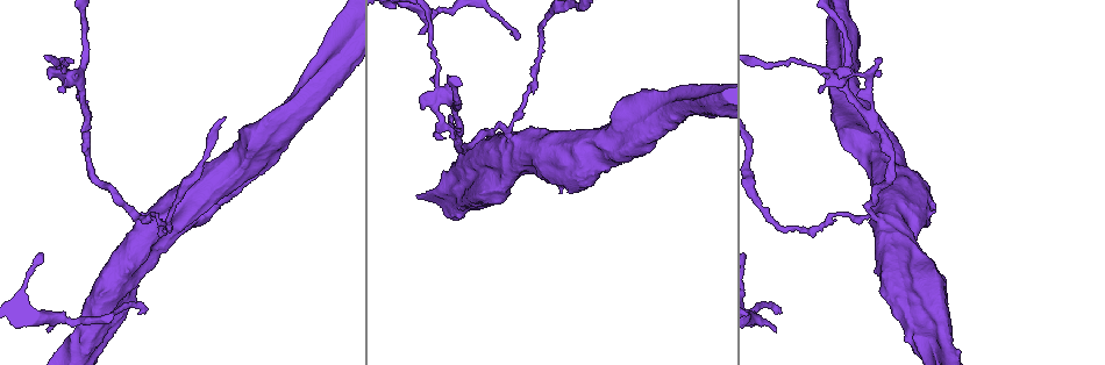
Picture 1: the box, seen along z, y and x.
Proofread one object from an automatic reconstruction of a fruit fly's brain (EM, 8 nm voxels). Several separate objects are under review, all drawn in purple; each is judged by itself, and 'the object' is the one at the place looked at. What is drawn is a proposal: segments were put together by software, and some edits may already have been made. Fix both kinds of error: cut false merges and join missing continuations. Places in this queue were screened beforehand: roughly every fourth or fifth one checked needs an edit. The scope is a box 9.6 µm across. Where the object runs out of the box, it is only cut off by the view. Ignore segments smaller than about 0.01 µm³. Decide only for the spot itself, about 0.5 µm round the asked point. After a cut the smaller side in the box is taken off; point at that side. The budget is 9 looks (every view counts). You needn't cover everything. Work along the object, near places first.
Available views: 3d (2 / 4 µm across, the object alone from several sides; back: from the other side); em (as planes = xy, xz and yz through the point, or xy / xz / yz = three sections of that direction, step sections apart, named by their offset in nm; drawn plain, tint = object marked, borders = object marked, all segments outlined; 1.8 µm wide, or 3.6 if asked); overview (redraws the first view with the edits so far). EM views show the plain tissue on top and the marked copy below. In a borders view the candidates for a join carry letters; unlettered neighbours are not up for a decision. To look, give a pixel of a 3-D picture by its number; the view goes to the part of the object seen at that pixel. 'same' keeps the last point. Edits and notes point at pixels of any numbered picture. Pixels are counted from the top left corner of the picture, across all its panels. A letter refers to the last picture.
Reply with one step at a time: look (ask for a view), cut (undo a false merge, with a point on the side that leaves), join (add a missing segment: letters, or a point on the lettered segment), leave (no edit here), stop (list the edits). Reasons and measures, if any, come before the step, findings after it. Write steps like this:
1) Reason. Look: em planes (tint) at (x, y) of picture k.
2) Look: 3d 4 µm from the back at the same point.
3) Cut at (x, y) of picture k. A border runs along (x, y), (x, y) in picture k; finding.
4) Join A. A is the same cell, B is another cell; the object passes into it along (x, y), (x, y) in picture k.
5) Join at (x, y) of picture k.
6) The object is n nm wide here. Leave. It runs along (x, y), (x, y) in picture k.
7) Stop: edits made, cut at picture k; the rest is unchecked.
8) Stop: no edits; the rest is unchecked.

Thick turns thin. Look: em 3.6 µm planes (borders) at (520, 154) of picture 1.

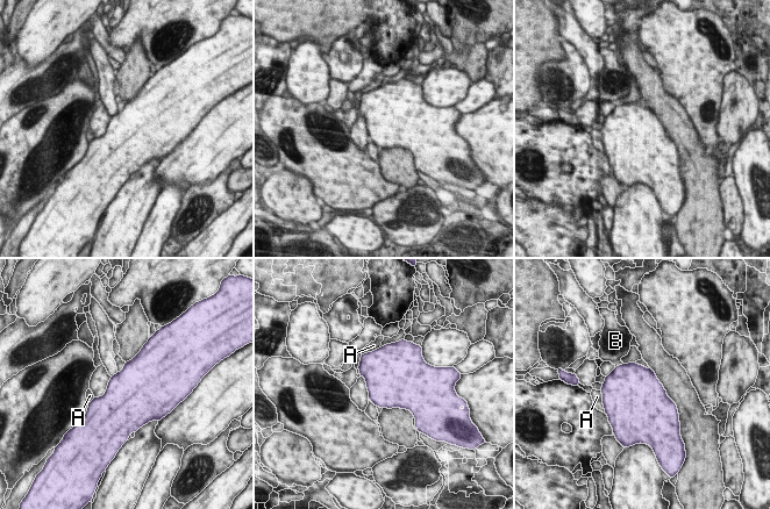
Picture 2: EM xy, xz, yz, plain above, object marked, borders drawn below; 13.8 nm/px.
The object is 750 nm wide here. Leave. A and B are other cells; a border runs along (377, 349), (363, 355) in picture 2; one cell here.

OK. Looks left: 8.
An open end. Look: em planes (tint) at (48, 330) of picture 1.

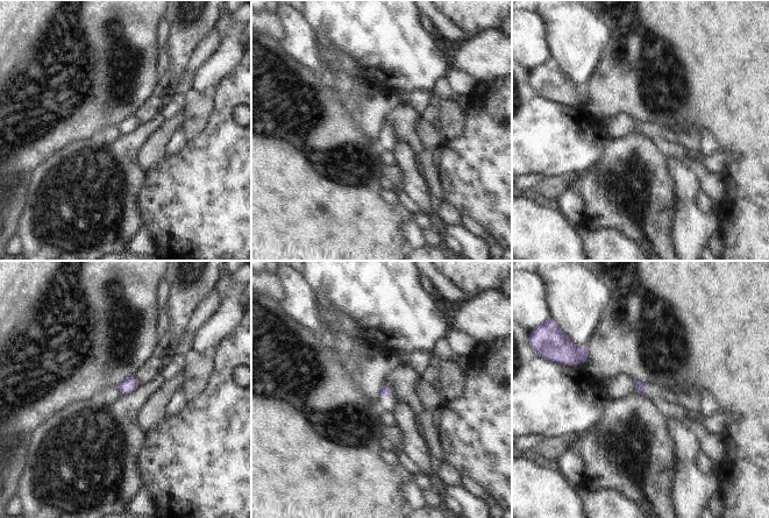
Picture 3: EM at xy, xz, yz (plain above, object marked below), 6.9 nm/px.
See the neighbours. Look: em planes (borders) at the same point.

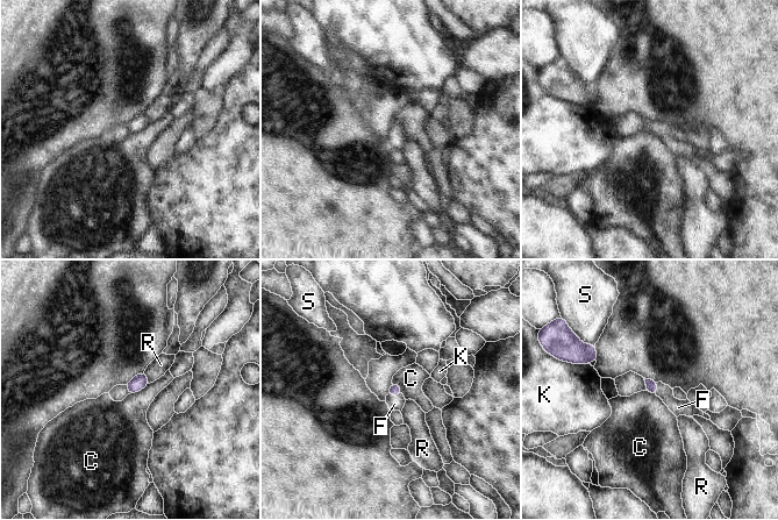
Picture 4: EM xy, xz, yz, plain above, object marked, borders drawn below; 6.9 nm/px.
The longest contact is with C, 160 nm. Join F. F is the same cell, C, K, R and S are other cells; the object passes into it along (394, 390), (394, 394), (395, 403) in picture 4; it goes on there.

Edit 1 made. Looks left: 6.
Tapers out. Look: 3d 4 µm at (141, 312) of picture 1.

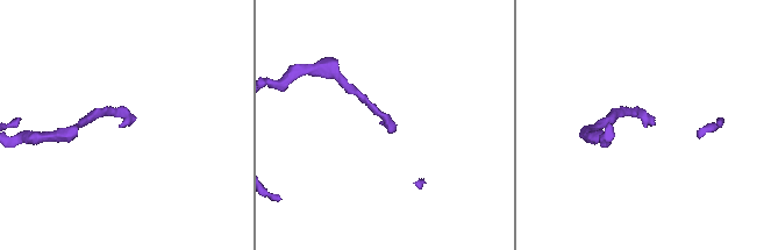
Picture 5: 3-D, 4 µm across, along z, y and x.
Now the EM. Look: em xy step 16 (borders) at (128, 125) of picture 5.

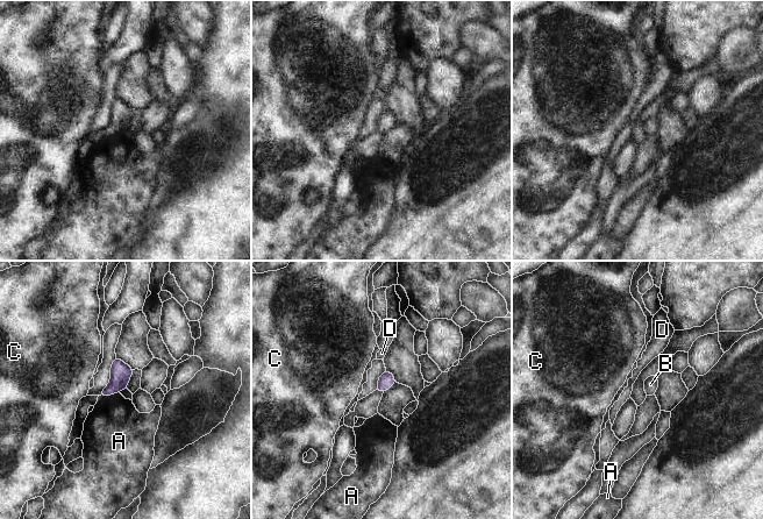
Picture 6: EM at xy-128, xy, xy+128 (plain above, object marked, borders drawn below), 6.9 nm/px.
Look: em planes (borders) at the same point.

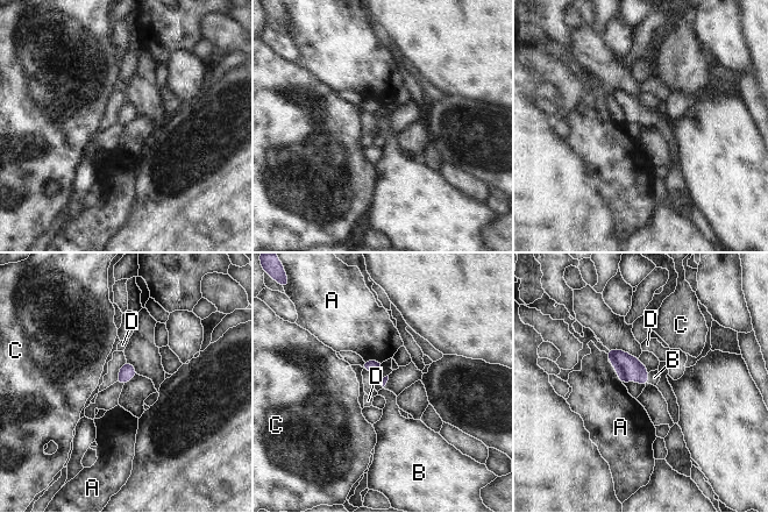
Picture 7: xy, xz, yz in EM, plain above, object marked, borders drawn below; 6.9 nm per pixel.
Join B. B is the same cell, A, C and D are other cells; the cell continues.

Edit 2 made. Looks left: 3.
Thick turns thin. Look: 3d 4 µm at (935, 314) of picture 1.

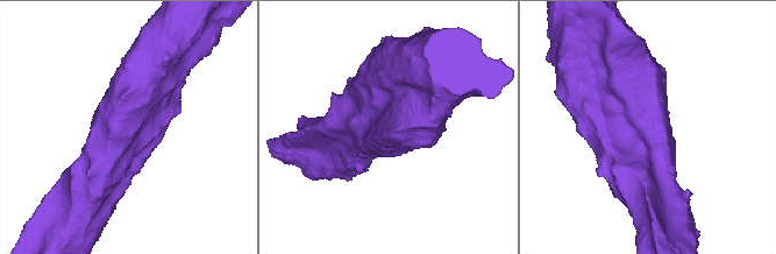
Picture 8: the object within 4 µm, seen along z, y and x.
Need the tissue. Look: em planes (borders) at (643, 130) of picture 8.

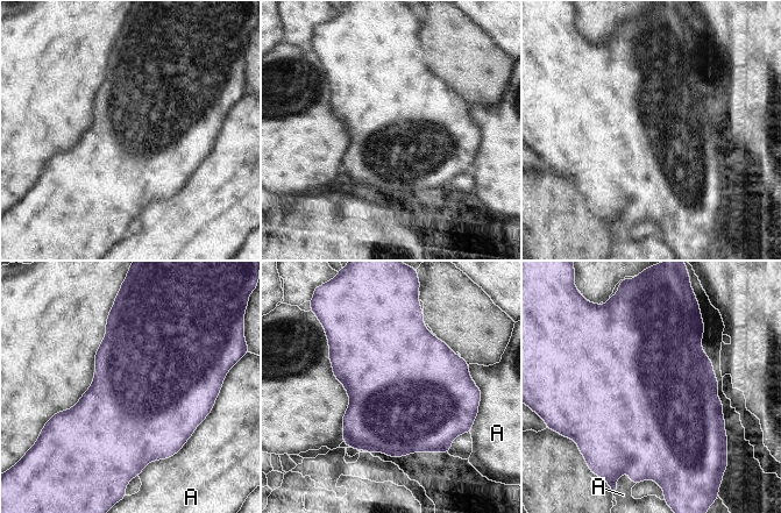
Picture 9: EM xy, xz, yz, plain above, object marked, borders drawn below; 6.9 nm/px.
The object is 800 nm wide here. Leave. A is another cell; a border runs along (208, 413), (176, 453), (141, 471) in picture 9; one cell here.

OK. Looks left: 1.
Stop: edits made, join at picture 4, join at picture 7; the rest is unchecked.

